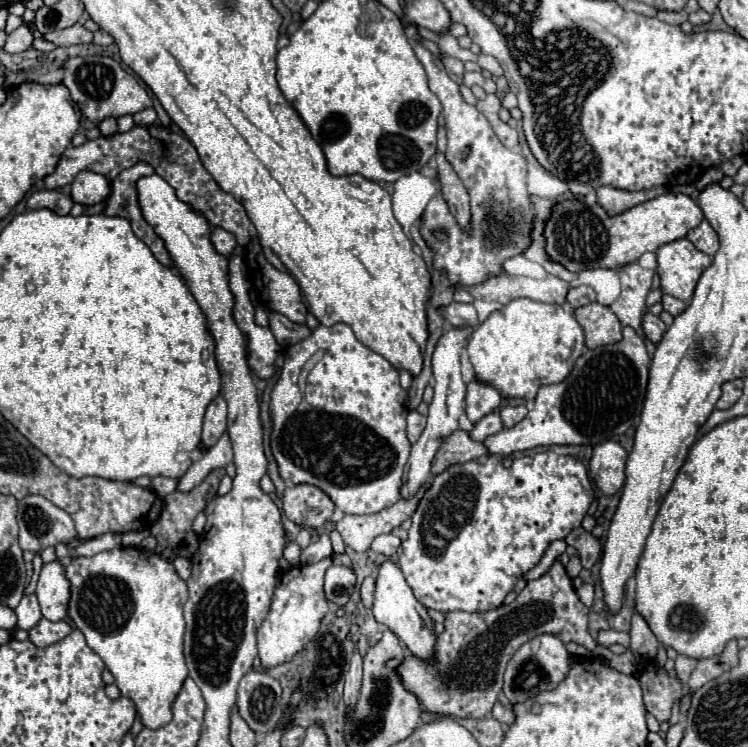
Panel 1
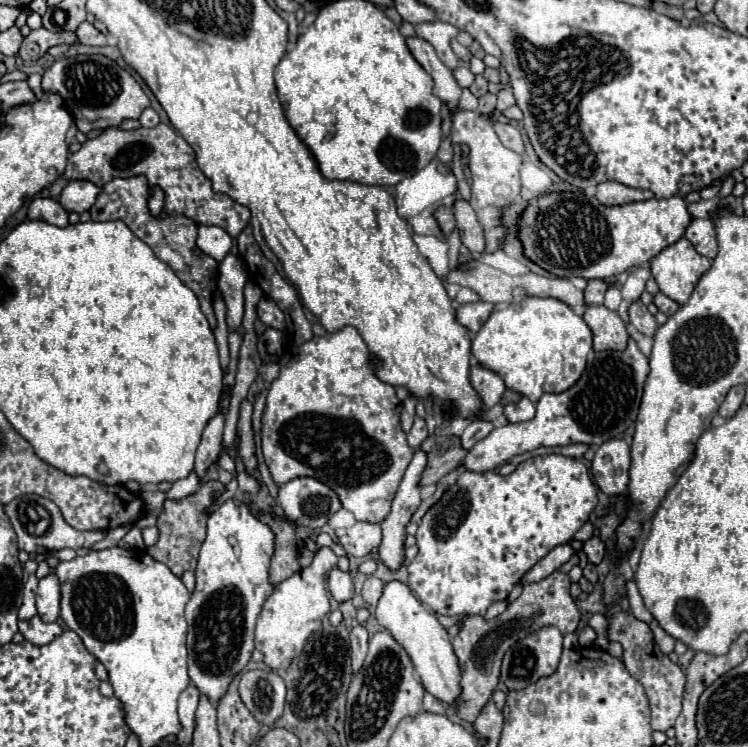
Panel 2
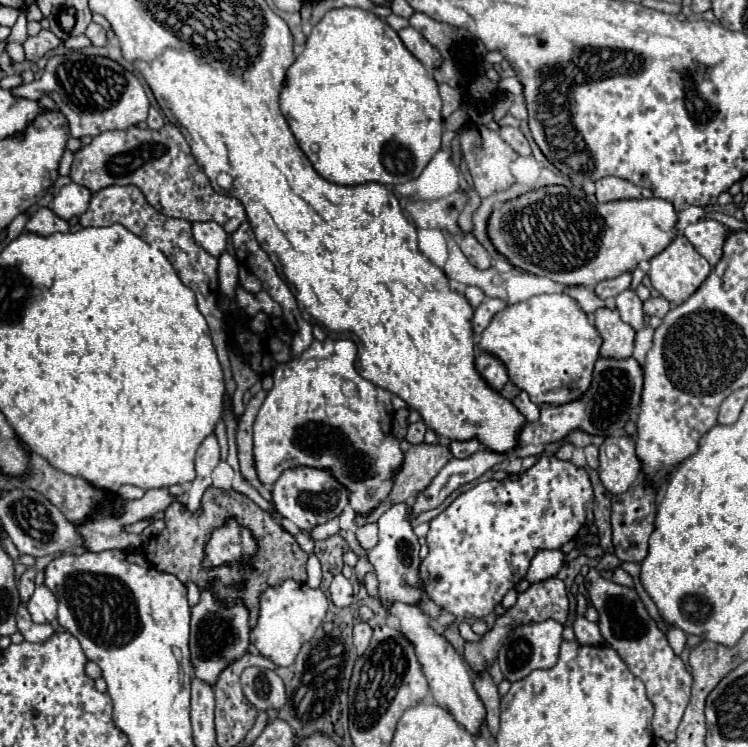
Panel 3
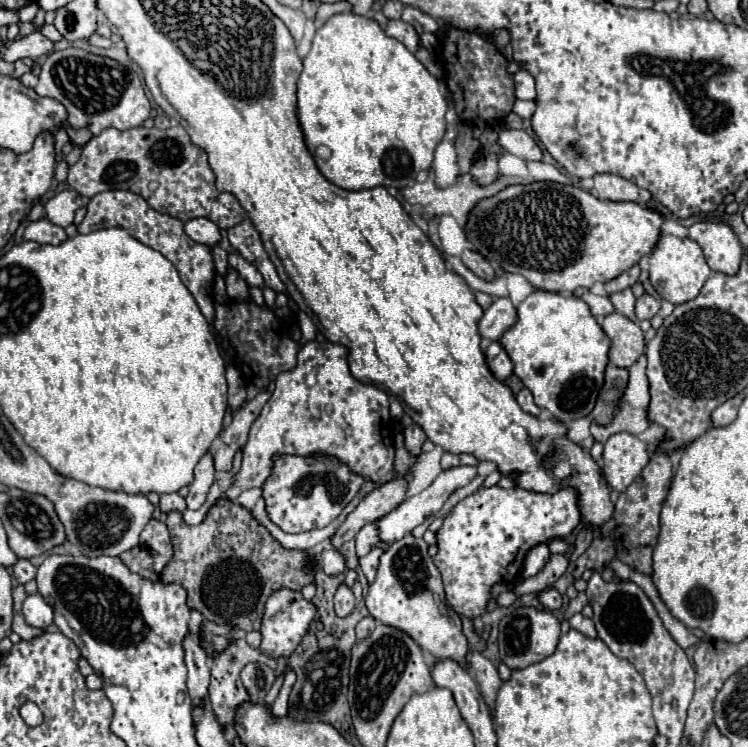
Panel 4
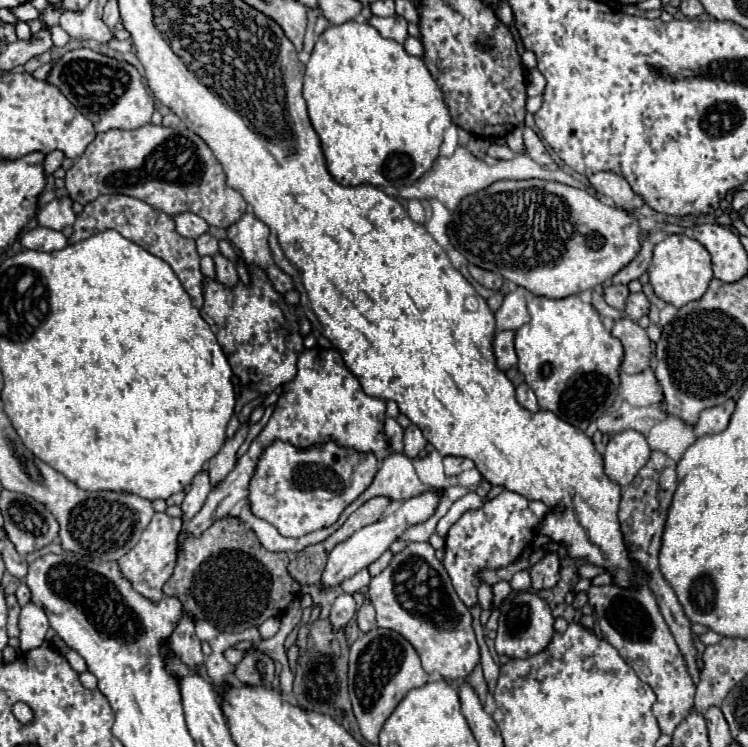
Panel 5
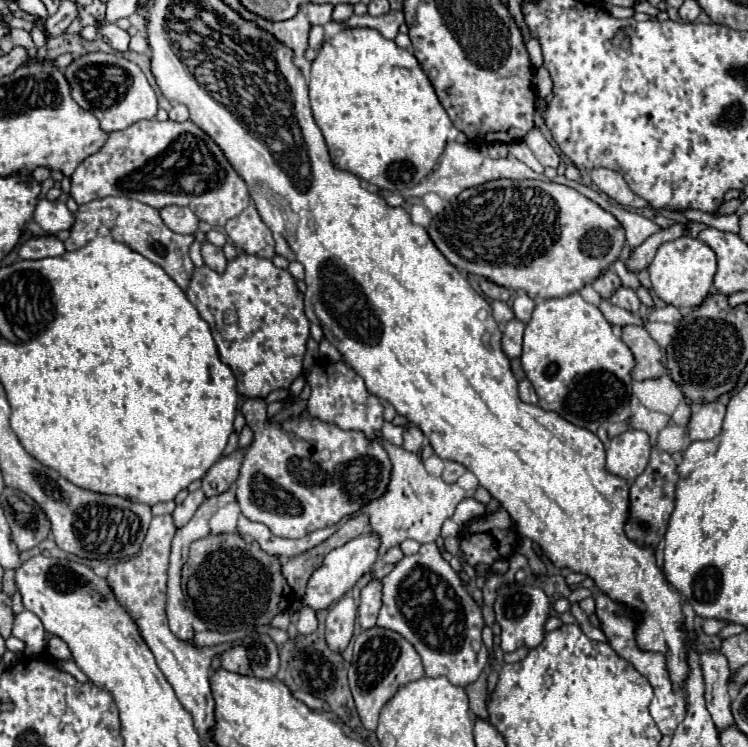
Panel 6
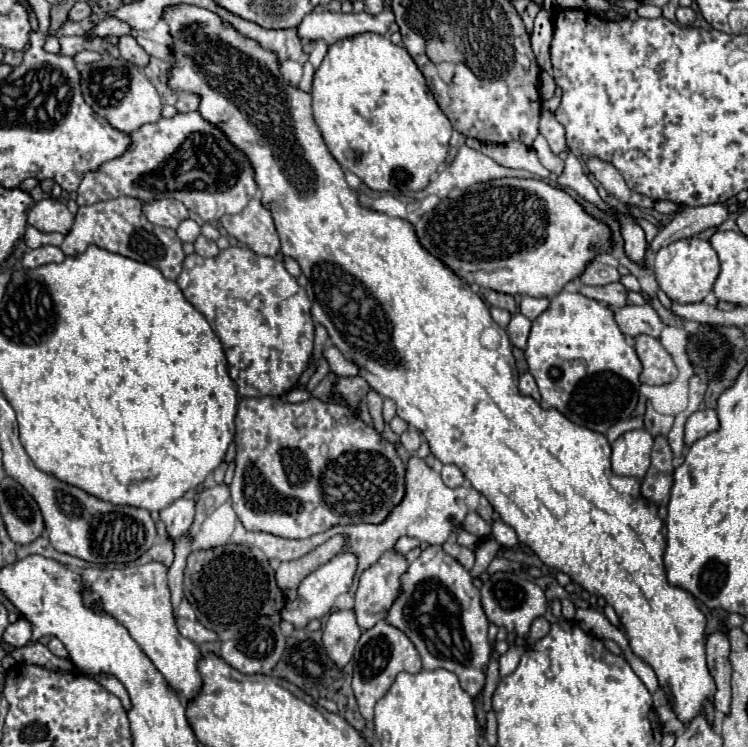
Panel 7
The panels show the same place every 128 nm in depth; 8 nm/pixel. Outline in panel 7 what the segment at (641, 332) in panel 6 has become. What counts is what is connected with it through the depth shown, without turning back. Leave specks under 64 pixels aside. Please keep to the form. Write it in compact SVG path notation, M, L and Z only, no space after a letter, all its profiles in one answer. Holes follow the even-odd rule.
M636 336L636 352L640 362L644 362L644 372L640 374L640 382L648 386L662 386L676 378L678 368L672 356L664 350L660 340L652 336Z

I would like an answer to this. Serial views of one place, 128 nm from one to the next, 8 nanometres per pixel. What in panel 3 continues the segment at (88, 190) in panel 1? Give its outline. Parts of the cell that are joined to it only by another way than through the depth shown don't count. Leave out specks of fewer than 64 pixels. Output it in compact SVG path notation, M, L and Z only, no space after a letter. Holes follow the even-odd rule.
M72 182L72 184L64 186L64 188L56 194L56 198L54 198L54 202L52 202L50 208L52 208L52 212L54 212L58 218L70 220L72 216L80 216L80 214L86 212L90 196L92 196L92 192L88 192L88 188L78 186L78 184Z

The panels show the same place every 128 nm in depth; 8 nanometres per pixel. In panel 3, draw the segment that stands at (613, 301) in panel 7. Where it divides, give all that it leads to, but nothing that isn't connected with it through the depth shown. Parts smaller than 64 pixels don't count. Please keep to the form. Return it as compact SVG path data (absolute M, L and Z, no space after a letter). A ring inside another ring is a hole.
M658 296L658 298L648 298L648 300L644 302L644 314L646 314L646 316L664 318L668 310L670 310L670 304L668 304L668 300L664 300L662 296Z

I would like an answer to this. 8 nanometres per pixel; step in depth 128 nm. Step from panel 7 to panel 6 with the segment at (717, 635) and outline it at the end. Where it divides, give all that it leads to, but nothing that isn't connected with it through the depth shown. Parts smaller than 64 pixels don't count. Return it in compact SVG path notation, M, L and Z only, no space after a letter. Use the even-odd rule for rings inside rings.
M710 650L700 654L700 666L704 672L704 684L706 684L706 706L712 714L712 720L718 730L728 728L732 720L732 698L728 694L728 680L730 680L730 666L722 652Z

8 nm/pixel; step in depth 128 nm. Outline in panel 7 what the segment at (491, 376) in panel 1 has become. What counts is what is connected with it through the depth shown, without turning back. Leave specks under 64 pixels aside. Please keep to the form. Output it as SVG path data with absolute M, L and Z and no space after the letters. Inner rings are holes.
M566 290L552 296L550 308L532 322L524 354L540 388L542 408L556 408L574 424L600 434L634 414L642 366L634 348L626 344L614 312L598 300Z

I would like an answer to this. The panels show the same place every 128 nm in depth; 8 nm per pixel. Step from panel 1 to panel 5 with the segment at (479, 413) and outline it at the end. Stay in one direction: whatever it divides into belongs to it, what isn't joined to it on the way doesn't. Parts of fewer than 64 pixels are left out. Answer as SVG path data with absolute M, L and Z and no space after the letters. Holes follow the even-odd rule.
M502 330L494 338L494 354L498 360L500 370L508 370L518 362L516 350L514 350L514 330Z

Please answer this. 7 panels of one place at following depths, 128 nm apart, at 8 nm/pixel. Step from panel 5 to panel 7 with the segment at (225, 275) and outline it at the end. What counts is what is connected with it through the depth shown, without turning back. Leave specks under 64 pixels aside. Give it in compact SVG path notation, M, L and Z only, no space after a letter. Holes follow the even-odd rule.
M200 234L200 236L196 238L196 242L194 242L194 252L200 254L200 256L208 256L208 258L212 258L212 256L218 254L218 246L216 246L216 242L206 240L206 238Z

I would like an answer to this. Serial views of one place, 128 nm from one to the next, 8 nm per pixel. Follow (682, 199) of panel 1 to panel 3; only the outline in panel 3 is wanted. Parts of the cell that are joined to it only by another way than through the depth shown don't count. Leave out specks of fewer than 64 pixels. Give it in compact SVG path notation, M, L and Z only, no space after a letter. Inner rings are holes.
M544 186L544 188L538 188L538 190L532 190L532 192L526 192L514 200L508 200L504 202L500 208L494 208L490 218L488 218L488 238L492 242L492 246L496 248L498 254L502 254L514 268L520 268L528 274L534 274L534 276L542 276L542 278L550 278L562 286L588 286L588 288L594 288L598 282L602 280L608 280L608 278L616 278L632 268L638 266L638 262L642 260L650 260L654 258L656 254L660 254L676 236L676 230L674 230L674 224L676 224L676 210L670 202L666 200L660 200L660 198L650 198L650 200L618 200L618 202L606 202L606 204L600 204L592 194L586 194L584 190L580 188L566 188L566 186Z

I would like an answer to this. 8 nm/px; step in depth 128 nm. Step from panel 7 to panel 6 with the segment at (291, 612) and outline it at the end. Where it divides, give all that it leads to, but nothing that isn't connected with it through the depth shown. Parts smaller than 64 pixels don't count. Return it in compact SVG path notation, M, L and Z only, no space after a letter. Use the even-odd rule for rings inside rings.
M364 534L364 536L358 536L356 540L350 540L348 544L340 546L340 548L334 548L324 558L324 562L312 572L312 576L308 580L308 586L306 586L306 594L302 598L302 604L310 606L312 610L326 610L334 602L338 602L358 582L358 578L372 568L372 564L378 558L378 554L376 554L378 546L380 546L378 536Z

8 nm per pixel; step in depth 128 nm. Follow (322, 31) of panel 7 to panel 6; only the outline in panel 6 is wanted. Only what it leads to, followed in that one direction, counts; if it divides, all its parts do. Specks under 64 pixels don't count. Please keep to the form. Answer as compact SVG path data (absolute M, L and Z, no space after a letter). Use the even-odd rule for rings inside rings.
M390 10L390 12L386 12L384 16L370 16L370 14L356 16L356 14L352 14L352 16L344 22L344 26L346 26L346 28L374 28L374 30L378 30L384 38L394 40L402 22L404 22L404 14L402 14L400 10Z

